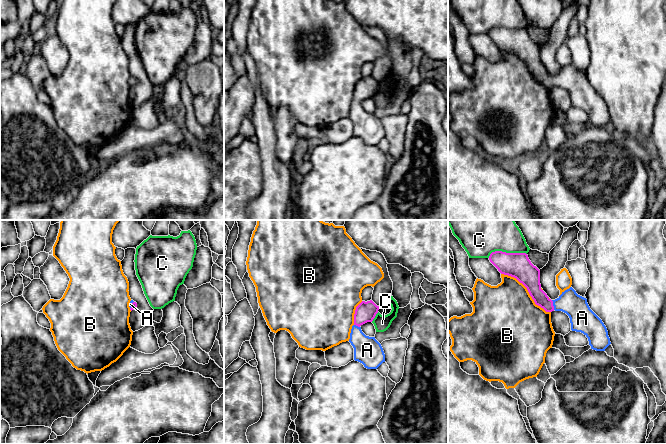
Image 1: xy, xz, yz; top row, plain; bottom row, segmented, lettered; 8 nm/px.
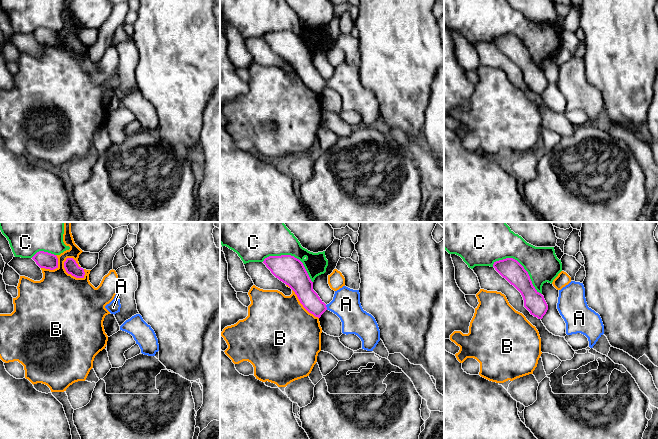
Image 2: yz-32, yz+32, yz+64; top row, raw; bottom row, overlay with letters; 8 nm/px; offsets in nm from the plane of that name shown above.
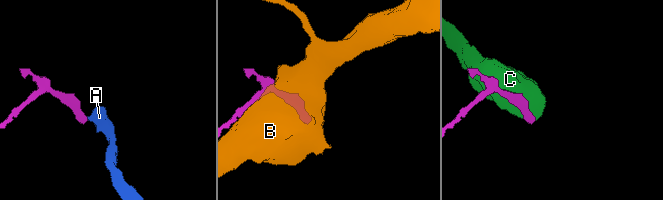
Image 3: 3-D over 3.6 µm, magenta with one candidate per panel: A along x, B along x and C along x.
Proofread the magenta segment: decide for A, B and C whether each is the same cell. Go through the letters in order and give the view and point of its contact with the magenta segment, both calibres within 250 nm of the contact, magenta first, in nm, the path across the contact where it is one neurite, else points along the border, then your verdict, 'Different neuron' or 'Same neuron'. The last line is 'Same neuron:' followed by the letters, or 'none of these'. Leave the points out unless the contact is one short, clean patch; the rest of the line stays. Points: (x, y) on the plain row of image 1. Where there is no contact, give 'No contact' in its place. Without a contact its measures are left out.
A: Touches magenta at yz (552, 81). Thickness 130 nm (magenta) against 190 nm. Path across: yz (532, 57), (534, 66), (552, 81), (575, 82). Same neuron
B: Touches magenta at yz (528, 67). Thickness 200 nm (magenta) against 480 nm. Different neuron
C: Touches magenta at yz (506, 29). Thickness 200 nm (magenta) against 280 nm. Different neuron
Same neuron: A

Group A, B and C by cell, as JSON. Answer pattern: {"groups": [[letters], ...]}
{"groups": [["A"], ["B"], ["C"]]}

